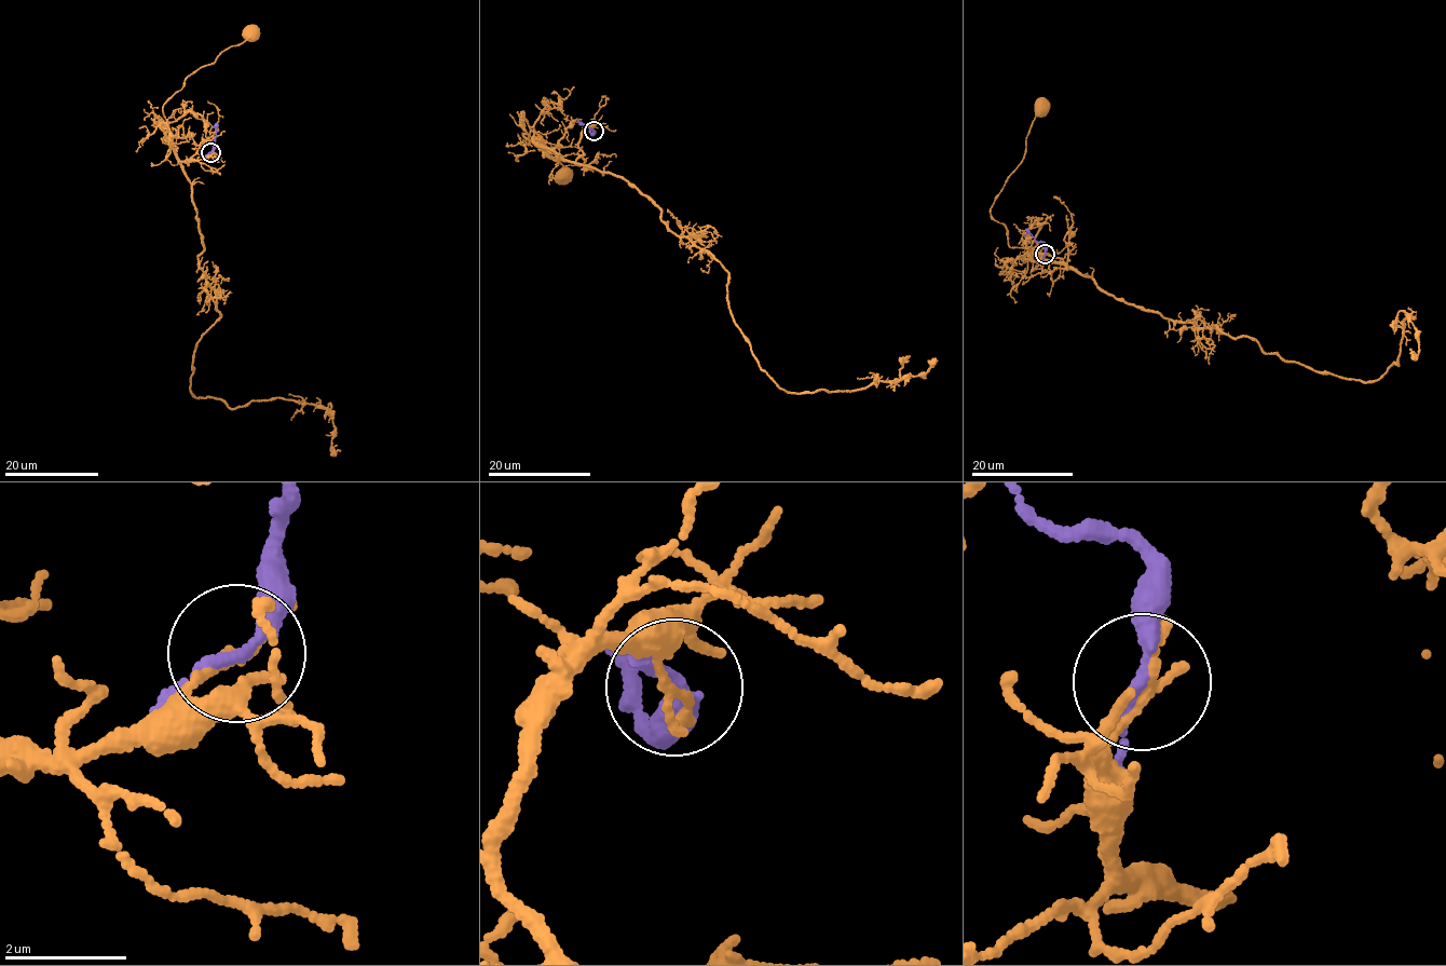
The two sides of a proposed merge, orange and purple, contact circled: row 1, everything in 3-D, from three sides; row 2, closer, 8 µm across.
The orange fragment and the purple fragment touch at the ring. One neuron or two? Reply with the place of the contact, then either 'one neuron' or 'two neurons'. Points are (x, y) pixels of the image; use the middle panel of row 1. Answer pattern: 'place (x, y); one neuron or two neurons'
place (594, 131); two neurons

